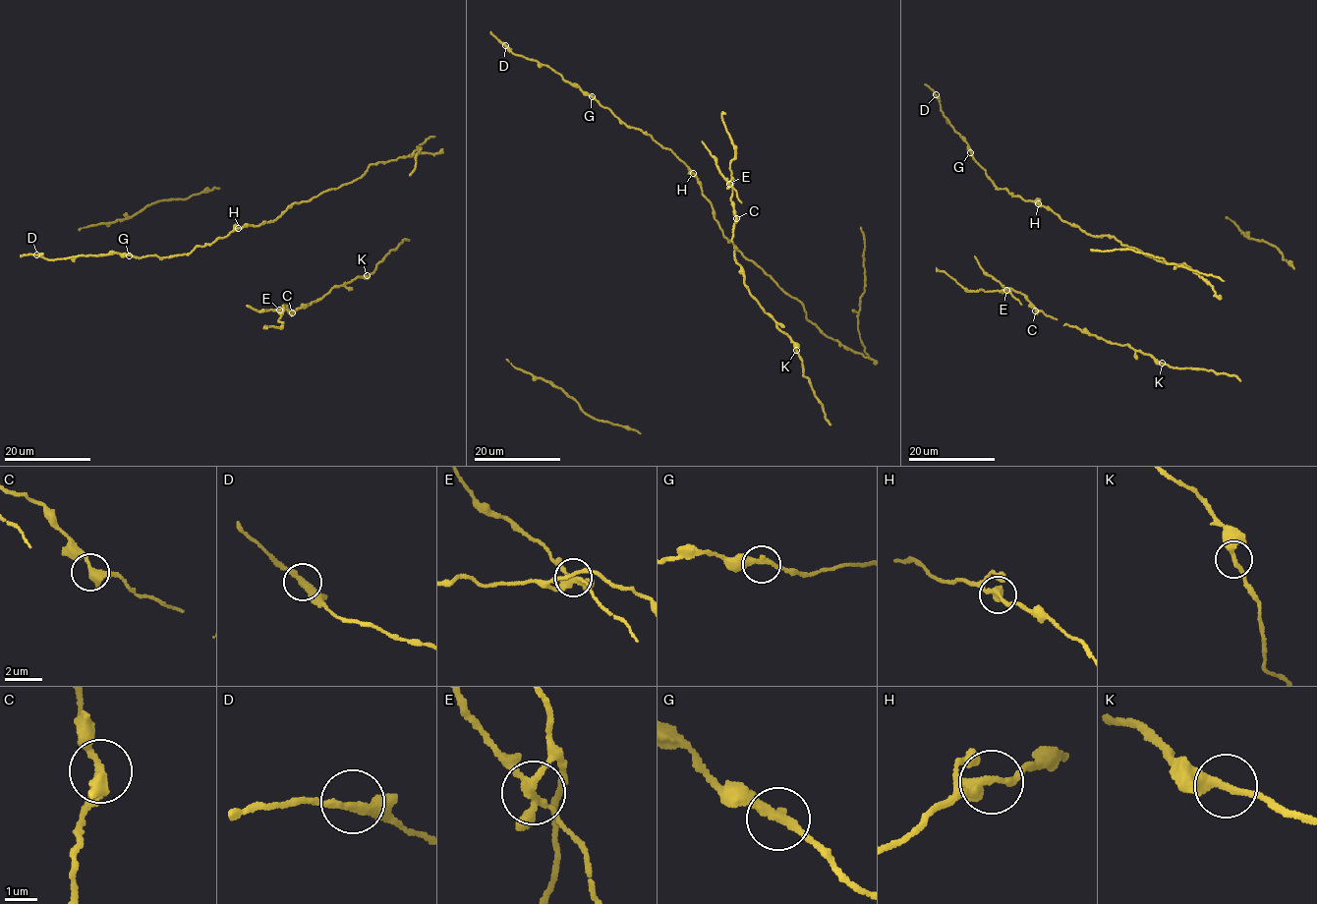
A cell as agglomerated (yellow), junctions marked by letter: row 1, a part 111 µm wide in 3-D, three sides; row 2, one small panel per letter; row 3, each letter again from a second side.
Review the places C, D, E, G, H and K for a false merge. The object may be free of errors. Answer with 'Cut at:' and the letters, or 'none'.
Cut at: E

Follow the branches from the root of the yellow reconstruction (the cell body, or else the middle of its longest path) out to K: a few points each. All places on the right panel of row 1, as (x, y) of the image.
K: (1104, 339), (1127, 344), (1162, 363)

